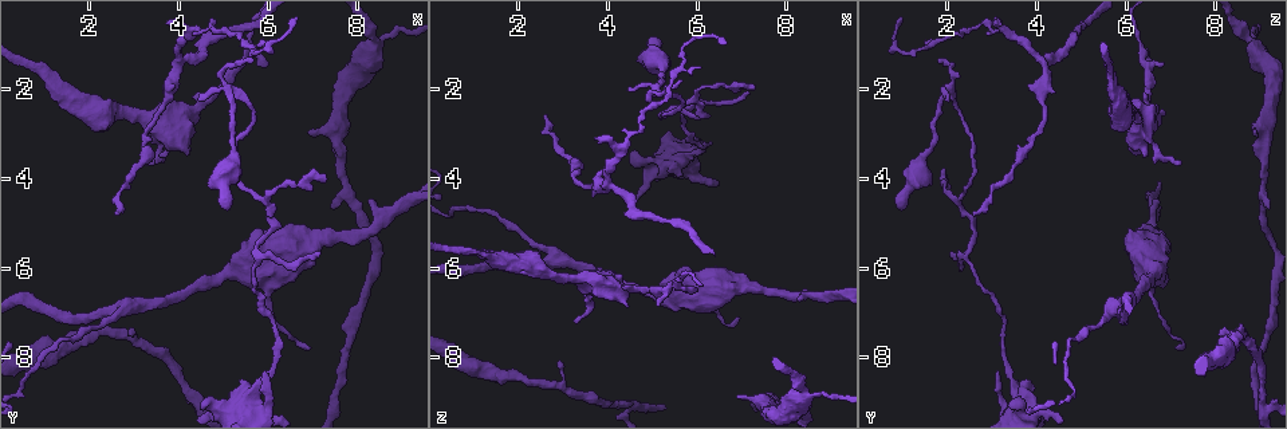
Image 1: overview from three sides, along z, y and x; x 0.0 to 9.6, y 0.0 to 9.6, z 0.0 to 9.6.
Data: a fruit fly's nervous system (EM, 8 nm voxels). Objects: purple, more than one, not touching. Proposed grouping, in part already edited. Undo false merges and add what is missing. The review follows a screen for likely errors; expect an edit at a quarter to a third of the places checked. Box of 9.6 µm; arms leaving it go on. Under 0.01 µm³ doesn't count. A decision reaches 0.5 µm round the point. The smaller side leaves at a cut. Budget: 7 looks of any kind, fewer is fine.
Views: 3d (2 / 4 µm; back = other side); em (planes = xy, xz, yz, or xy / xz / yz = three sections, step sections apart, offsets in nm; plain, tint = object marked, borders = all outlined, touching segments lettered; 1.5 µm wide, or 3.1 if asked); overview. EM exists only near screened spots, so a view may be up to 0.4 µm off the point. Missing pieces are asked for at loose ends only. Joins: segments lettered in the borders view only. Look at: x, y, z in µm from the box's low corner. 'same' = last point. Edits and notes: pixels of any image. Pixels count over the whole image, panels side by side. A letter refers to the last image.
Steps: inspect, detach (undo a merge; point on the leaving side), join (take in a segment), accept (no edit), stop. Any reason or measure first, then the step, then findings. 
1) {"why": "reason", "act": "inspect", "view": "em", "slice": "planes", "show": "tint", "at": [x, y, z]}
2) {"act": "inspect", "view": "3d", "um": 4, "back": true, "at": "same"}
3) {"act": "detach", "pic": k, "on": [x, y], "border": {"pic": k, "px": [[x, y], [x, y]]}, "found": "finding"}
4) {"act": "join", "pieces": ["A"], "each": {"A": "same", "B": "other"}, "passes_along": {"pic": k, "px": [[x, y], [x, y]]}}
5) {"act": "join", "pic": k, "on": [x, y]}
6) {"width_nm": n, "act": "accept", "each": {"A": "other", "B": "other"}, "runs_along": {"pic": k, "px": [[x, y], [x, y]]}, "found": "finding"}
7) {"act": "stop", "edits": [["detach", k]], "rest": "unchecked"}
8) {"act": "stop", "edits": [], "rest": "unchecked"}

{"why": "thick end", "act": "inspect", "view": "em", "slice": "planes", "show": "borders", "at": [7.00, 2.85, 8.90]}

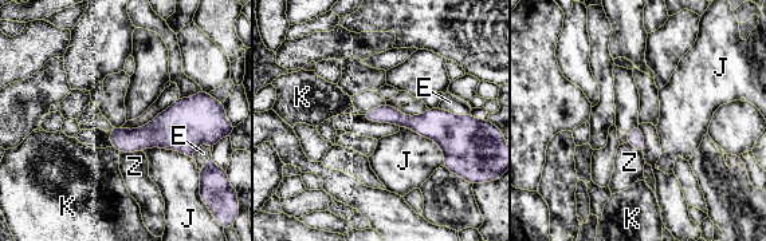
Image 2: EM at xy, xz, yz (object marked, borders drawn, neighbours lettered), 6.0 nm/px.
{"act": "accept", "each": {"E": "other", "J": "other", "K": "other", "Z": "other"}, "runs_along": {"pic": 2, "px": [[368, 115], [459, 129]]}, "found": "none of them fits"}

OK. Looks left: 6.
{"act": "inspect", "view": "em", "slice": "yz", "step": 4, "show": "plain", "at": [8.40, 0.95, 8.85]}

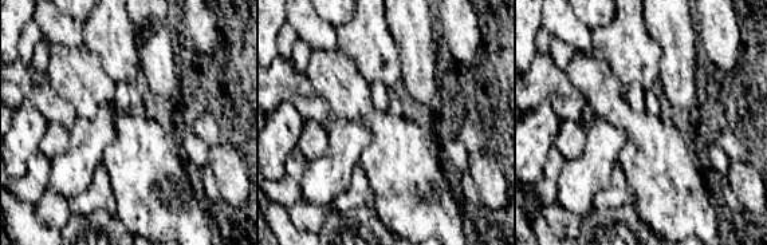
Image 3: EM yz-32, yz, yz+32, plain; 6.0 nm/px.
{"act": "inspect", "view": "em", "slice": "yz", "step": 4, "show": "borders", "at": "same"}

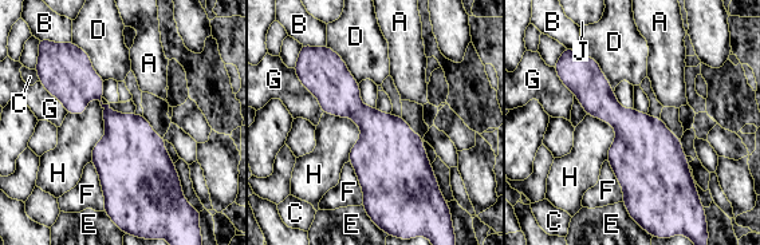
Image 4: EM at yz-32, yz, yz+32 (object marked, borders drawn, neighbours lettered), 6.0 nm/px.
{"width_nm": 300, "act": "accept", "each": {"A": "other", "B": "other", "C": "other", "D": "other", "E": "other", "F": "other", "G": "other", "H": "other", "J": "other"}, "found": "all the same neuron"}

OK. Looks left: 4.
{"why": "side arm on a straight run", "act": "inspect", "view": "em", "slice": "xz", "step": 4, "show": "plain", "at": [2.80, 6.90, 5.75]}

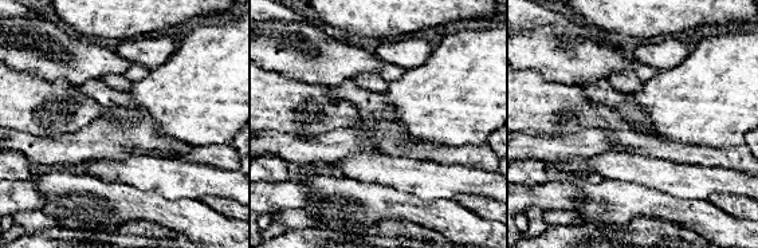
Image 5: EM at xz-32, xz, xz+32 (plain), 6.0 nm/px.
{"act": "inspect", "view": "em", "slice": "xz", "step": 4, "show": "tint", "at": "same"}

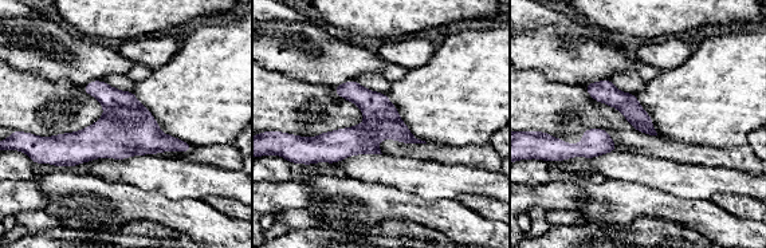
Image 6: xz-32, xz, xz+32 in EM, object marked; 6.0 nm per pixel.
{"act": "inspect", "view": "em", "slice": "xz", "step": 4, "show": "borders", "at": "same"}

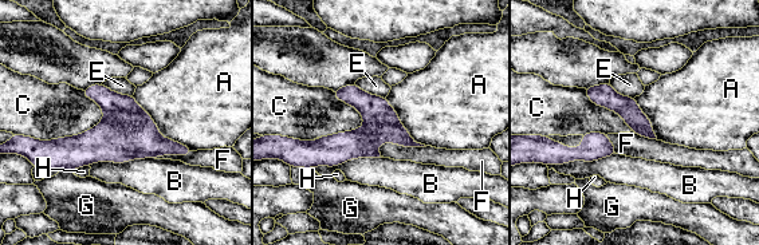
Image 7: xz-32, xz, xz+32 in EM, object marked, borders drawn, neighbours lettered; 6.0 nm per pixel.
{"longest_contact_nm": ["A", 500], "act": "accept", "each": {"A": "other", "B": "other", "C": "other", "E": "other", "F": "other", "G": "other", "H": "other"}, "border": {"pic": 7, "px": [[427, 146], [381, 143], [377, 149]]}, "found": "continuous, no second neuron"}

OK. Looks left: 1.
{"act": "stop", "edits": [], "rest": "unchecked"}

